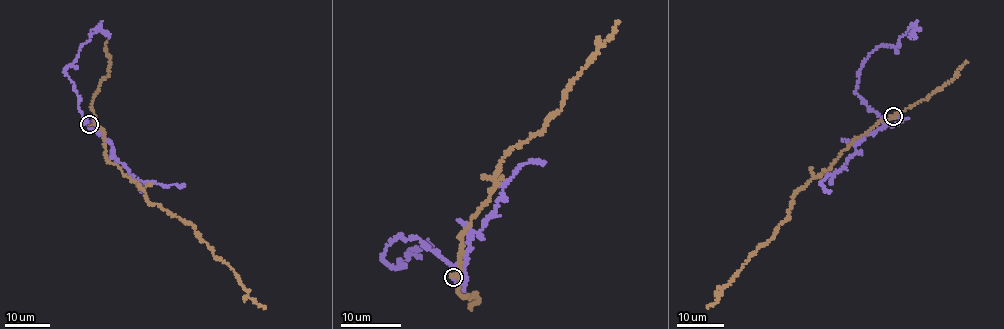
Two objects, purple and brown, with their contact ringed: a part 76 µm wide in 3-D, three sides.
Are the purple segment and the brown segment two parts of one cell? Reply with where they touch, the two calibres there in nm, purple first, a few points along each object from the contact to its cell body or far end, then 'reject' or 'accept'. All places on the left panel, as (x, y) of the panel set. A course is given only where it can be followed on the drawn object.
at (89, 124); 220 nm thick on the purple side, 300 nm on the other; purple runs (90, 125), (95, 124), (98, 132), (79, 110), (79, 96), (64, 73), (91, 31), (100, 27), (109, 37); brown runs (89, 125), (102, 130), (108, 161), (137, 184), (148, 202), (192, 225), (233, 269), (248, 295), (266, 309); reject

